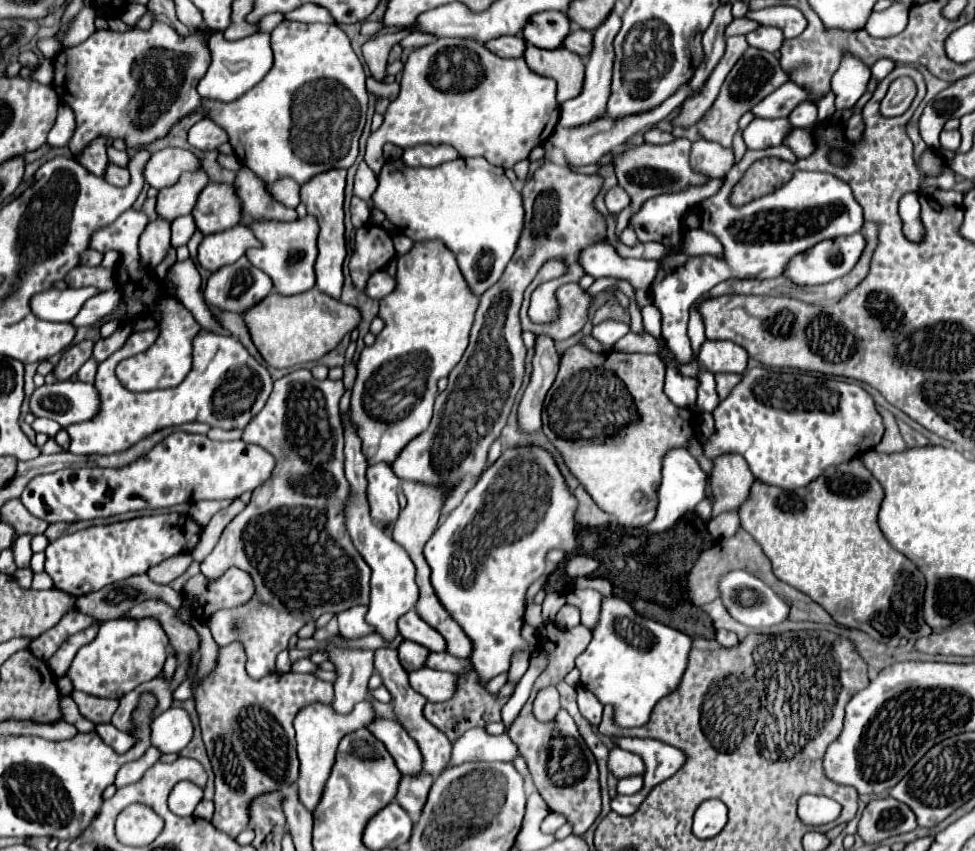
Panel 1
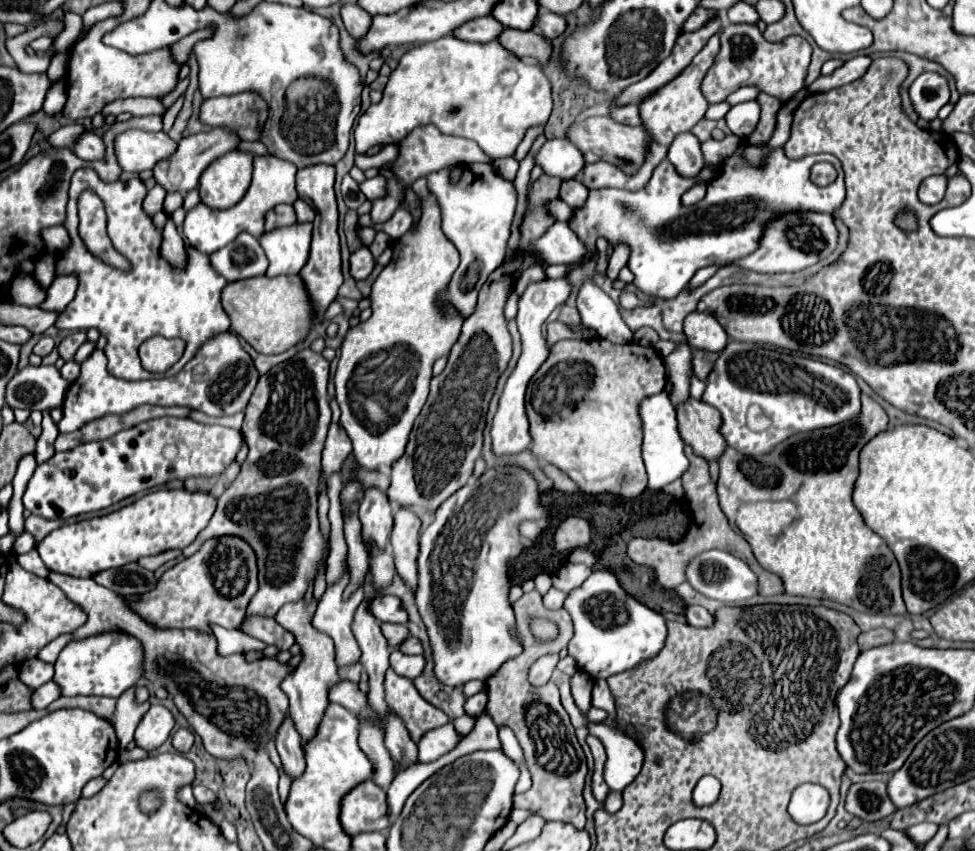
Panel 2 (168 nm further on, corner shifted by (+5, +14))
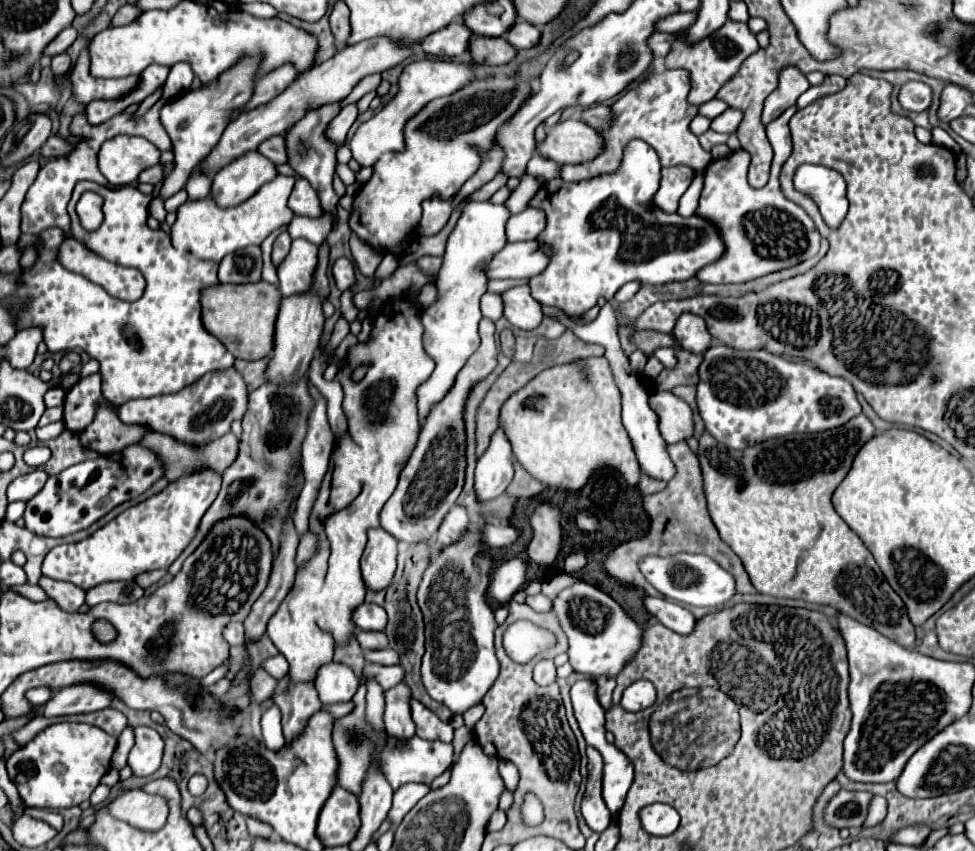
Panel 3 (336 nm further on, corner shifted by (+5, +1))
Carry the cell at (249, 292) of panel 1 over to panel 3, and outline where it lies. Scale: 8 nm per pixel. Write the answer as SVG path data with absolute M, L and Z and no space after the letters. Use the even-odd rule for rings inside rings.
M251 245L223 257L219 265L221 283L257 283L261 279L261 247Z

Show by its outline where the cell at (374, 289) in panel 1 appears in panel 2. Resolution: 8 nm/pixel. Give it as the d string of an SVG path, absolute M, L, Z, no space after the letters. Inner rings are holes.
M359 248L357 252L351 254L351 276L355 280L365 280L375 268L375 258L369 252L369 248Z

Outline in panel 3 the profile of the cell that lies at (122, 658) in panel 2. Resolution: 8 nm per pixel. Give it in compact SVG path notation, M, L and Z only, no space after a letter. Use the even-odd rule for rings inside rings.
M71 685L71 689L59 689L43 707L43 717L59 717L73 713L91 713L107 709L111 703L111 693L99 693L91 685Z

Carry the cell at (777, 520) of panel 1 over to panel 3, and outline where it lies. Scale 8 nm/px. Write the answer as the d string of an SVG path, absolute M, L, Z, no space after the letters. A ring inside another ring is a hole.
M863 413L831 431L767 439L743 451L729 449L703 431L699 437L697 459L703 473L703 491L707 495L709 515L721 539L743 561L743 567L759 593L831 605L833 609L847 613L863 625L877 629L885 637L891 637L899 645L913 647L917 635L915 625L907 615L905 603L885 581L879 565L869 561L873 559L869 549L837 515L831 503L831 495L839 481L843 481L847 475L855 453L873 435L875 427Z

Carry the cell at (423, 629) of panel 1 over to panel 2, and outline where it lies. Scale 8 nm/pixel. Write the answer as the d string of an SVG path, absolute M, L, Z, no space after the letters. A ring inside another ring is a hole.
M391 594L379 596L379 600L375 600L375 604L371 604L371 612L375 612L375 616L379 616L381 622L393 622L393 624L409 622L409 614L403 608L401 598L391 596Z

